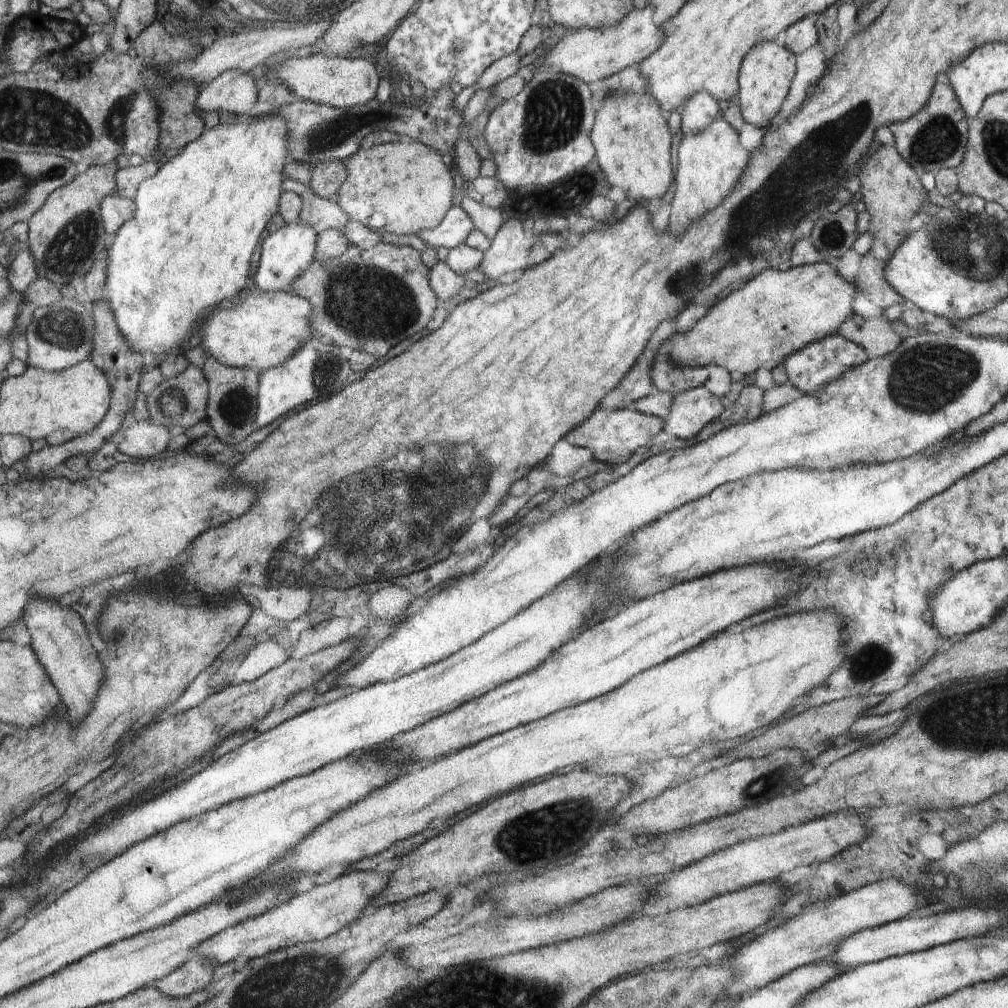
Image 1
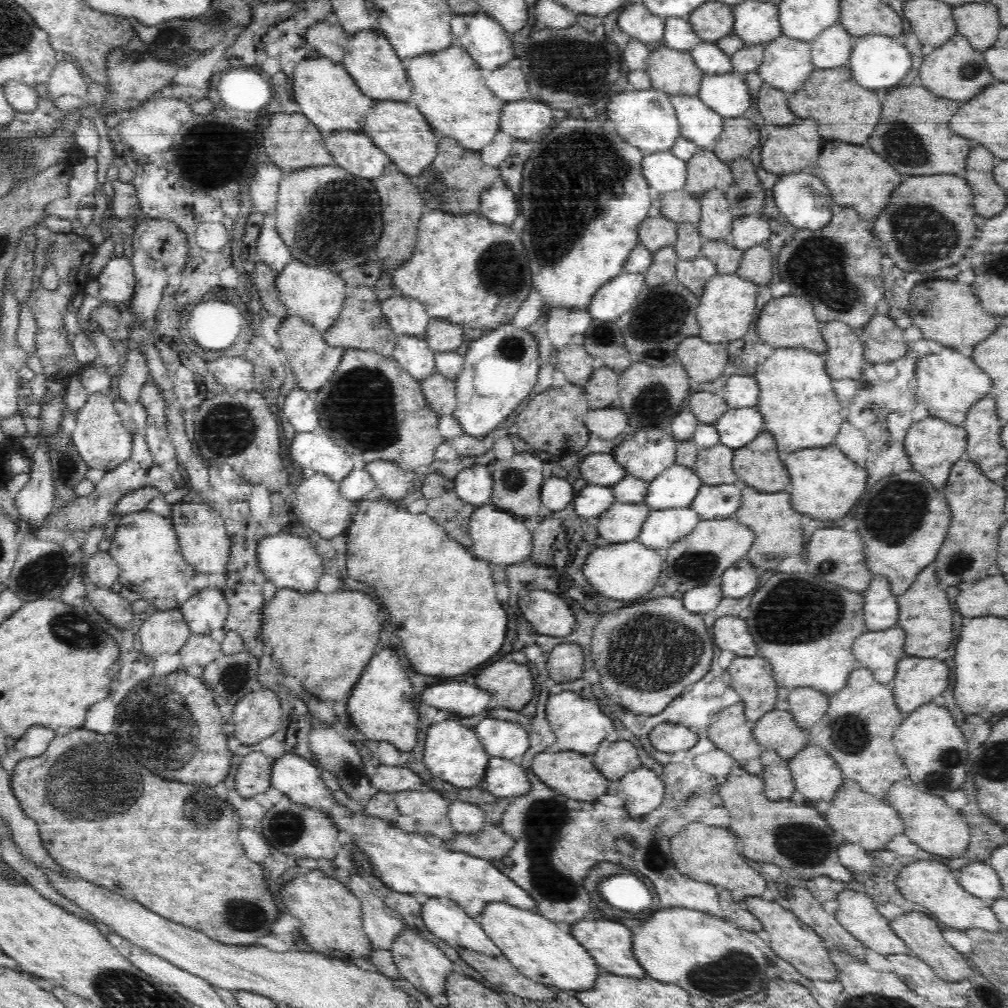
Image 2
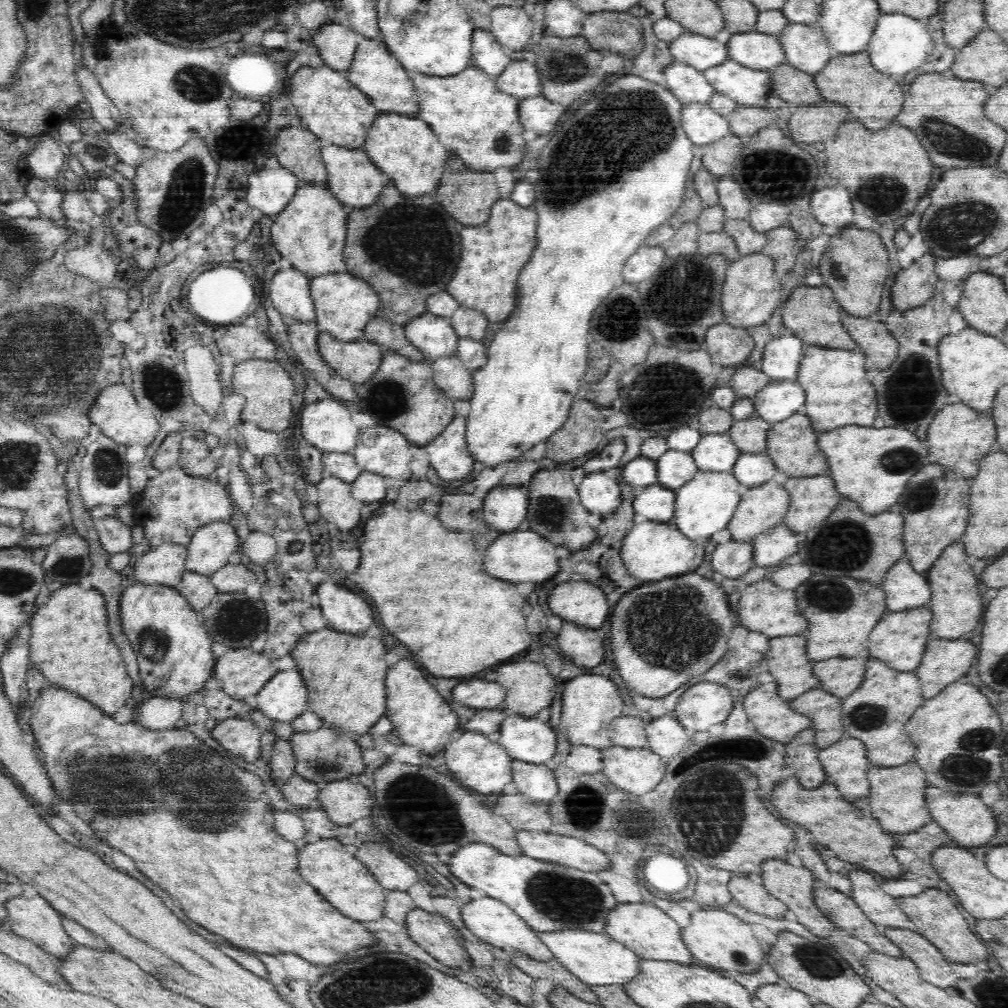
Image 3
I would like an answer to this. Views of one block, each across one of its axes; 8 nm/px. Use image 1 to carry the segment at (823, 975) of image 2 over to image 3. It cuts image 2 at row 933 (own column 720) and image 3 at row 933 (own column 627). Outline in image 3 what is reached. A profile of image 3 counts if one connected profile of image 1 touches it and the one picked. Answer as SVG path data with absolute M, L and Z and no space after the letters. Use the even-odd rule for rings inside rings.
M778 858L768 859L764 861L759 873L762 876L762 885L766 888L766 891L778 898L781 902L786 904L786 907L796 914L798 917L798 922L802 925L808 927L810 932L813 932L815 938L827 939L829 940L832 931L837 928L837 926L829 920L828 917L816 907L813 900L813 893L818 885L817 879L814 874L805 866L791 865L786 860L780 860Z

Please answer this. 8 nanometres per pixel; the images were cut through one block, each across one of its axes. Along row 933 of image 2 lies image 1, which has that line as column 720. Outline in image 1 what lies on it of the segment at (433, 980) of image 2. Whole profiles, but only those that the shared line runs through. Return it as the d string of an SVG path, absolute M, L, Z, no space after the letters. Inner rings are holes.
M704 386L689 389L673 396L662 431L676 438L688 439L706 424L719 420L723 412L721 400Z

